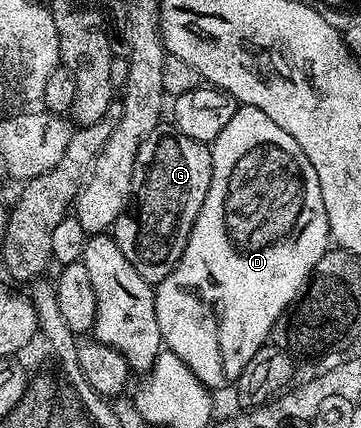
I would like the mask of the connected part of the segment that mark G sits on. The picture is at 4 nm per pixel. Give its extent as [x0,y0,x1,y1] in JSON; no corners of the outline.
[115,125,212,284]

